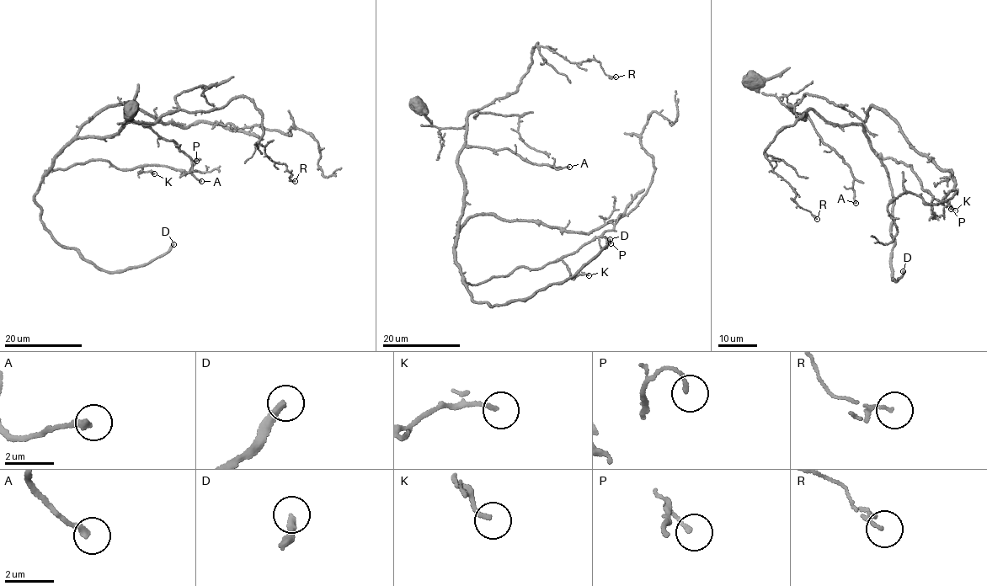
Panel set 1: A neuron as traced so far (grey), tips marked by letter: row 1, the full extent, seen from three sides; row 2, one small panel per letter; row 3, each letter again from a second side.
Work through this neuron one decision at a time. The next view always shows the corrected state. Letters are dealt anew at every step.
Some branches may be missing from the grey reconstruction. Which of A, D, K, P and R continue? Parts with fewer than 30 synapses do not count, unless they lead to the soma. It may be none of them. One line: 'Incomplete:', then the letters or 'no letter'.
Incomplete: D

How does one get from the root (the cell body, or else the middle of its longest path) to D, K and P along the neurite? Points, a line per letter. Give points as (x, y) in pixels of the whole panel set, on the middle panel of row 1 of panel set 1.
D: (422, 105), (423, 125), (466, 129), (455, 249), (473, 300), (493, 306), (530, 297), (575, 275), (610, 239)
K: (422, 105), (423, 125), (466, 129), (455, 249), (464, 279), (483, 283), (559, 260), (572, 278), (589, 275)
P: (422, 105), (423, 125), (466, 129), (455, 249), (468, 283), (538, 269), (596, 238), (610, 243)

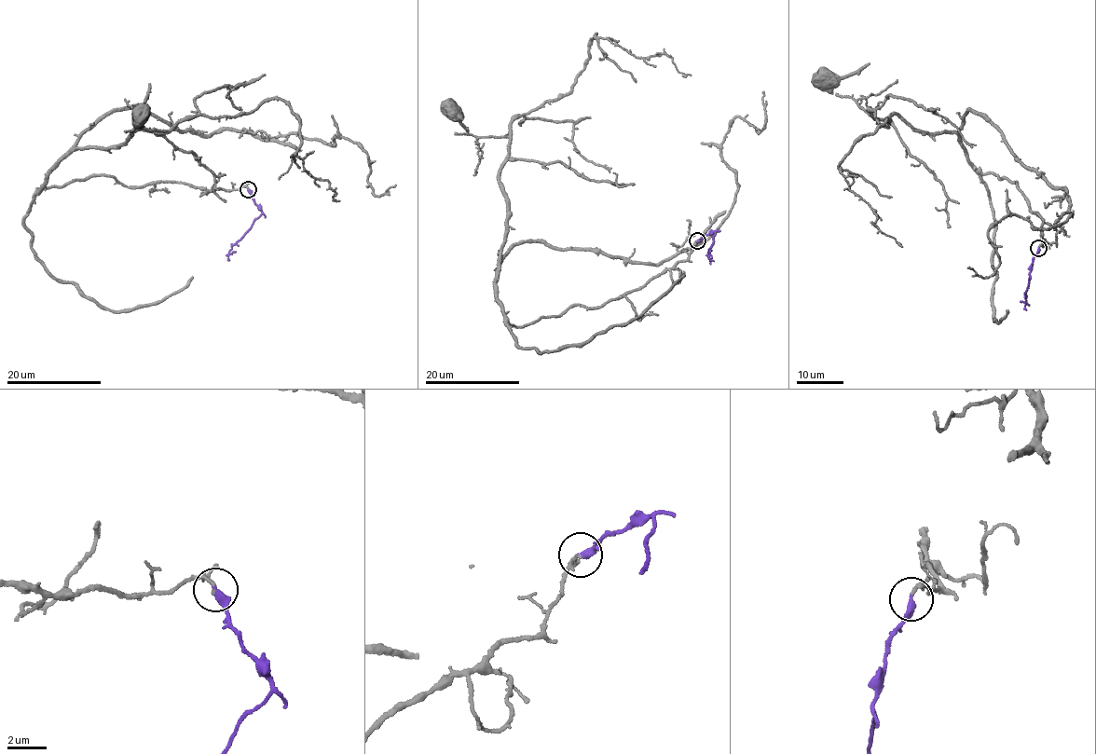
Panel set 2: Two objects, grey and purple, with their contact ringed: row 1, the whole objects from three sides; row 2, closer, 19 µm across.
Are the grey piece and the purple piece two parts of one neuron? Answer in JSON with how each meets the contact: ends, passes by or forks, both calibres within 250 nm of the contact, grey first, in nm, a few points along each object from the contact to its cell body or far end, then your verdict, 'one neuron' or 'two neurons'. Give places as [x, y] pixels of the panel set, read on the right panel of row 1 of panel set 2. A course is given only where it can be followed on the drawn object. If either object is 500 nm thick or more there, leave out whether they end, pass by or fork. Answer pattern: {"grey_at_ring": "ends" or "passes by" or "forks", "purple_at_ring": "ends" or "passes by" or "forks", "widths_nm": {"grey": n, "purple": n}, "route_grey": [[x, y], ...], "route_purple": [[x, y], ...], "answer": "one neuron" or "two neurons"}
{"grey_at_ring": "passes by", "purple_at_ring": "ends", "widths_nm": {"grey": 120, "purple": 400}, "route_grey": [[1038, 248], [1043, 219], [1016, 182], [978, 170], [954, 132], [877, 119], [826, 83]], "route_purple": [[1038, 248], [1024, 293], [1026, 303], [1020, 301]], "answer": "one neuron"}

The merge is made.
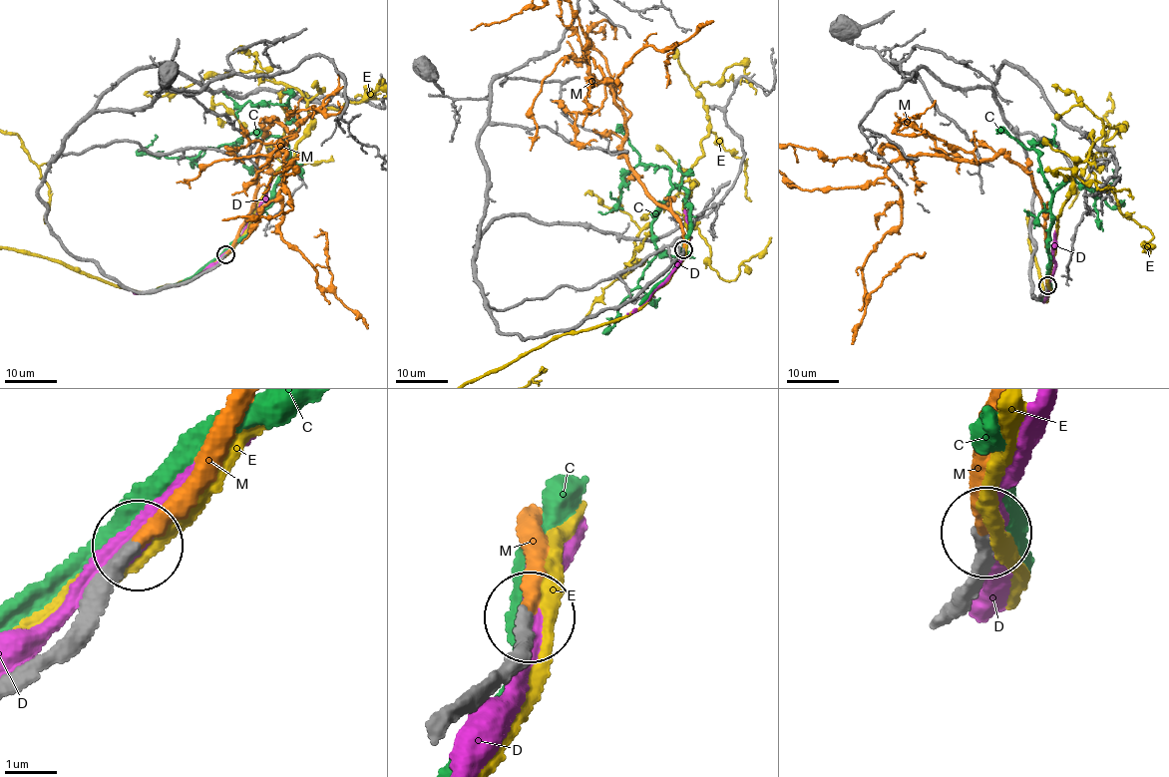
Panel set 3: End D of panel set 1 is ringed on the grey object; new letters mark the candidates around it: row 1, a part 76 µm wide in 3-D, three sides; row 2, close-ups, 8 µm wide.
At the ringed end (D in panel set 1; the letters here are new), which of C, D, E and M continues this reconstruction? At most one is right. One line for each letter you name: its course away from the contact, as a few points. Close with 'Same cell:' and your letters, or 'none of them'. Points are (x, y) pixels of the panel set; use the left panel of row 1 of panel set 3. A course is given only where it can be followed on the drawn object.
M: course (225, 253), (253, 204), (272, 122), (296, 136), (283, 149), (279, 231), (325, 288), (326, 234), (313, 236)
Same cell: M

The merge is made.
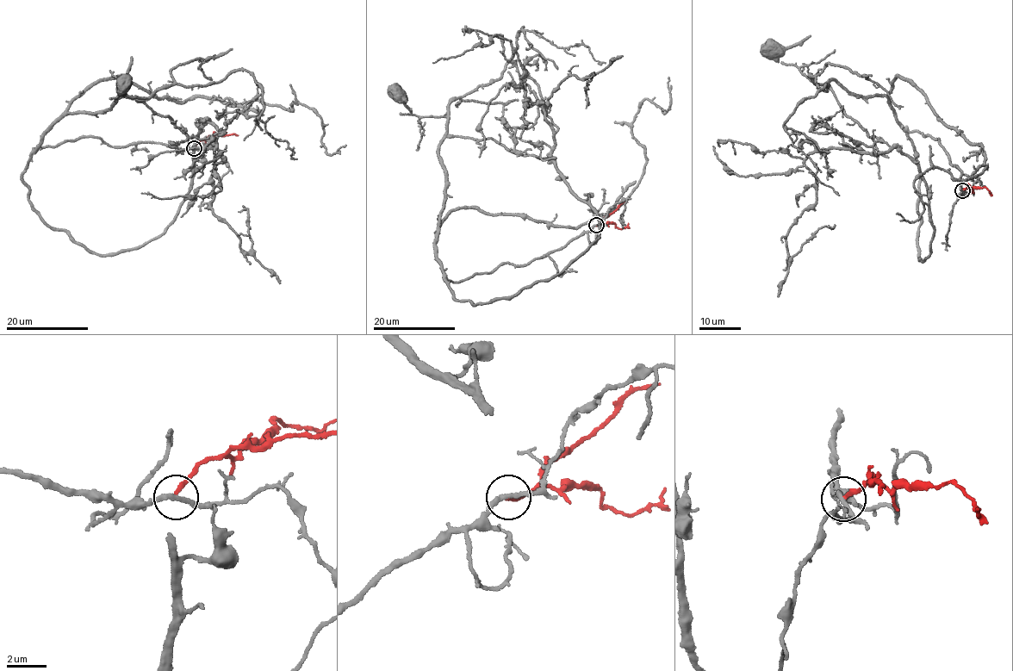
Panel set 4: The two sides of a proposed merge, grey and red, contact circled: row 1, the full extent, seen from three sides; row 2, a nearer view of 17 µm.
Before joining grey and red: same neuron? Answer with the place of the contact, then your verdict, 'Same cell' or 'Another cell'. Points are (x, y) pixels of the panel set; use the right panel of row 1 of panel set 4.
Place: (962, 190). Another cell

